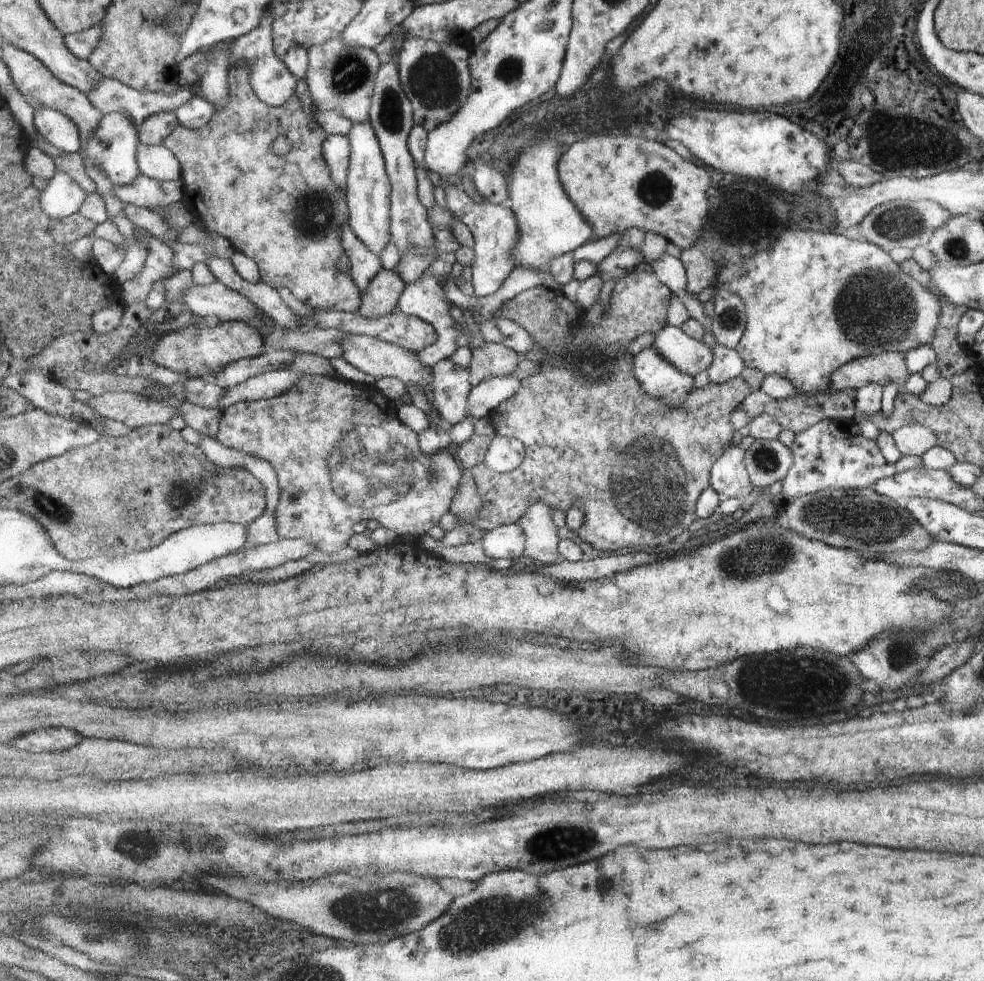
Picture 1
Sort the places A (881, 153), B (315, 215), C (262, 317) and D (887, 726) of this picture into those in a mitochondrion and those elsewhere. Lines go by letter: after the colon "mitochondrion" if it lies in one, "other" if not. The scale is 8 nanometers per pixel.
A: other
B: mitochondrion
C: other
D: other

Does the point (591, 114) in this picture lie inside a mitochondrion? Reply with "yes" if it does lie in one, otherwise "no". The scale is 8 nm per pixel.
no

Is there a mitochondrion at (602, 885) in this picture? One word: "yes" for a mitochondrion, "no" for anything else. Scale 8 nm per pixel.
yes

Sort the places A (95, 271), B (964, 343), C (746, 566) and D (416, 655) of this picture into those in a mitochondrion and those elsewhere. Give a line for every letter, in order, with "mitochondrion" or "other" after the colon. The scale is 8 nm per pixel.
A: other
B: other
C: mitochondrion
D: other

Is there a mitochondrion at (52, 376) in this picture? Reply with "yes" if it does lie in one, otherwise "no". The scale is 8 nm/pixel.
no

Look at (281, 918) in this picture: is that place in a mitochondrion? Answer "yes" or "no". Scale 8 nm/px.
no

